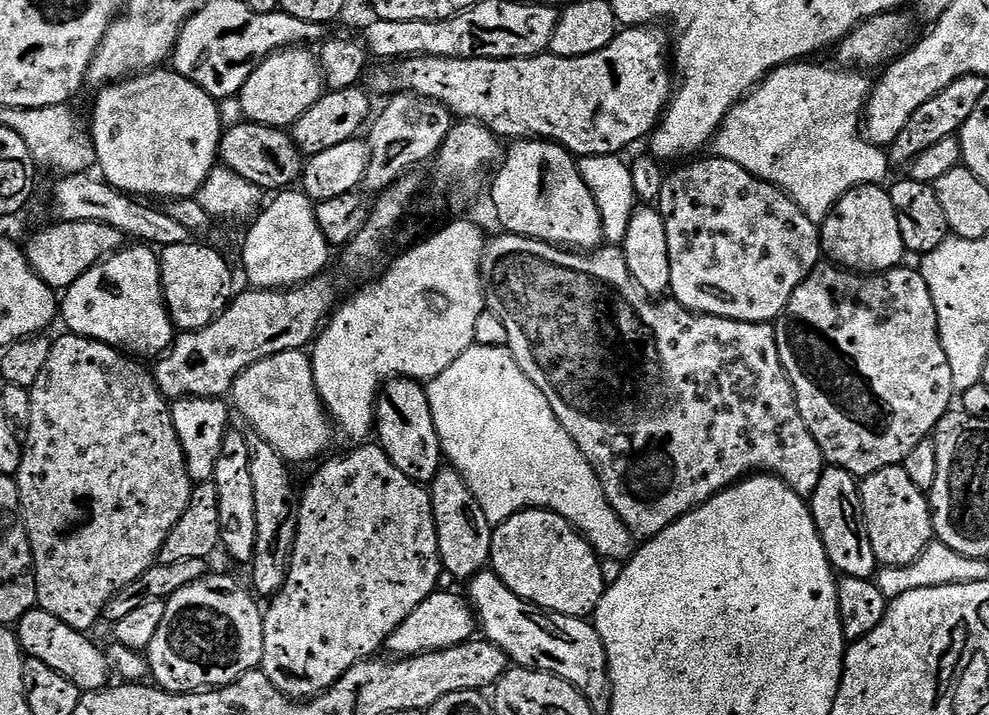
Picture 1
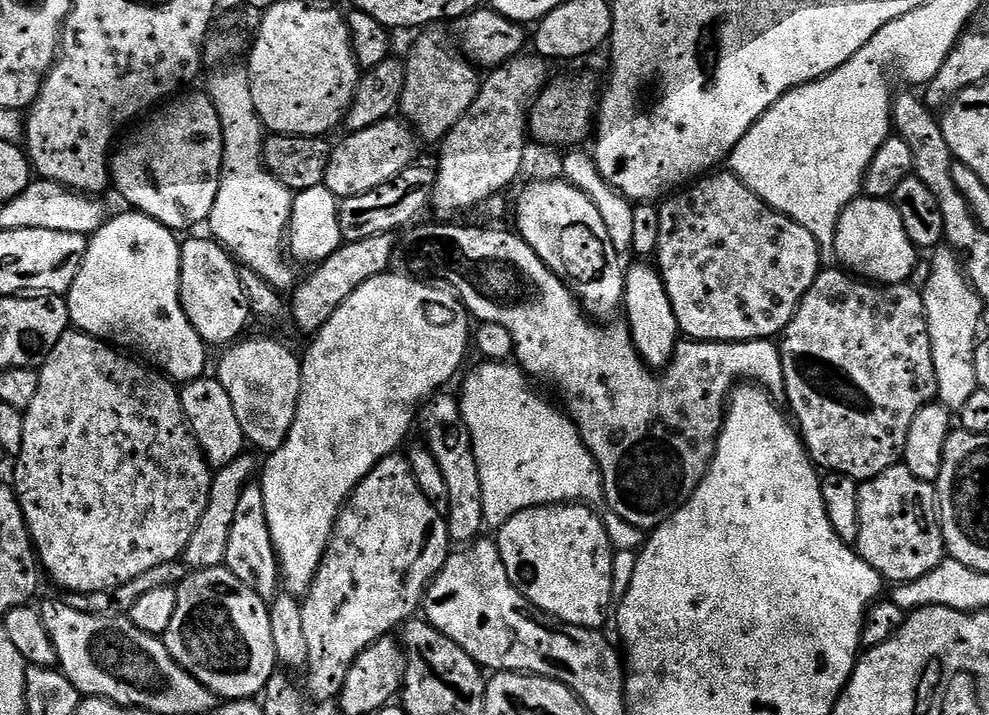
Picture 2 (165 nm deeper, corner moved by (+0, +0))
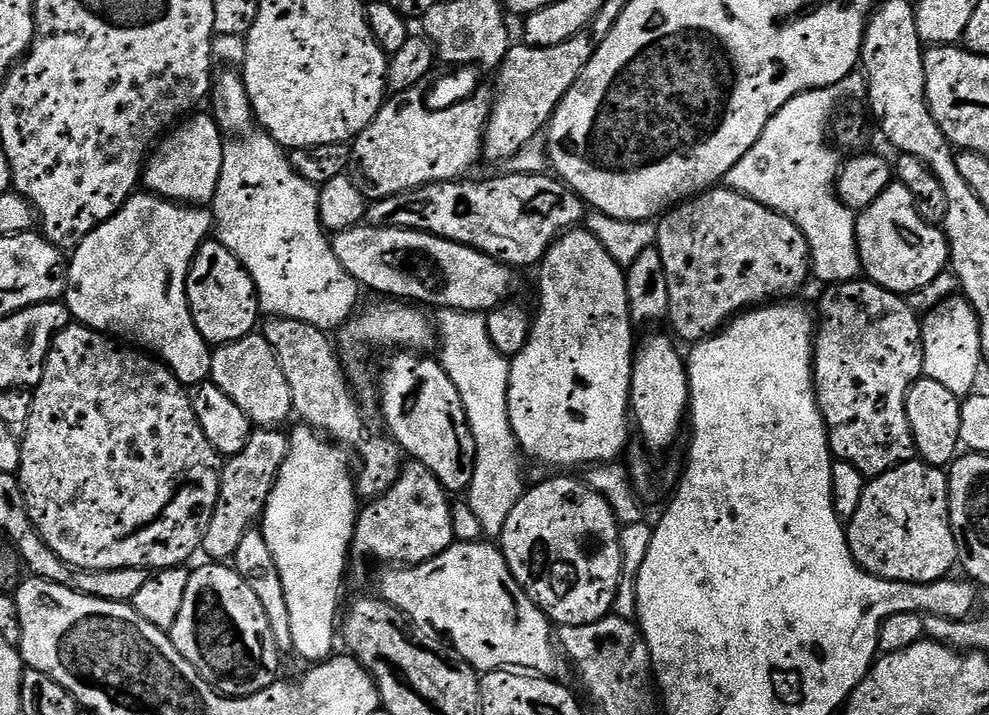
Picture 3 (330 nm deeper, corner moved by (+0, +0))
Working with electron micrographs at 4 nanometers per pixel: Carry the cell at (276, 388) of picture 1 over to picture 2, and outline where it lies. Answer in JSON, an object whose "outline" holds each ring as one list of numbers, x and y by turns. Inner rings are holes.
{"outline":[[248,339,233,343,225,351,229,352,220,360,218,378,222,386,226,386,230,402,234,402,234,414,238,414,245,441,251,447,253,444,254,447,261,448,264,454,271,454,278,450,278,446,282,446,294,422,302,386,302,360,276,340]]}

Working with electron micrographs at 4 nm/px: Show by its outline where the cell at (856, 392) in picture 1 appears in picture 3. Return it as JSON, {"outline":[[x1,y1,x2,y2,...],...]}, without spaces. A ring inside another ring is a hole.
{"outline":[[867,278,851,280,845,284,834,284,825,287,823,291,824,297,820,300,820,316,818,312,818,339,815,341,812,357,812,377,816,379,816,401,821,414,824,415,824,424,828,427,828,447,831,448,836,460,850,462,850,466,854,466,854,470,858,470,865,478,875,478,916,456,916,443,912,437,910,422,906,418,906,398,913,384,924,376,924,343,920,333,922,320,901,293,886,290]]}

